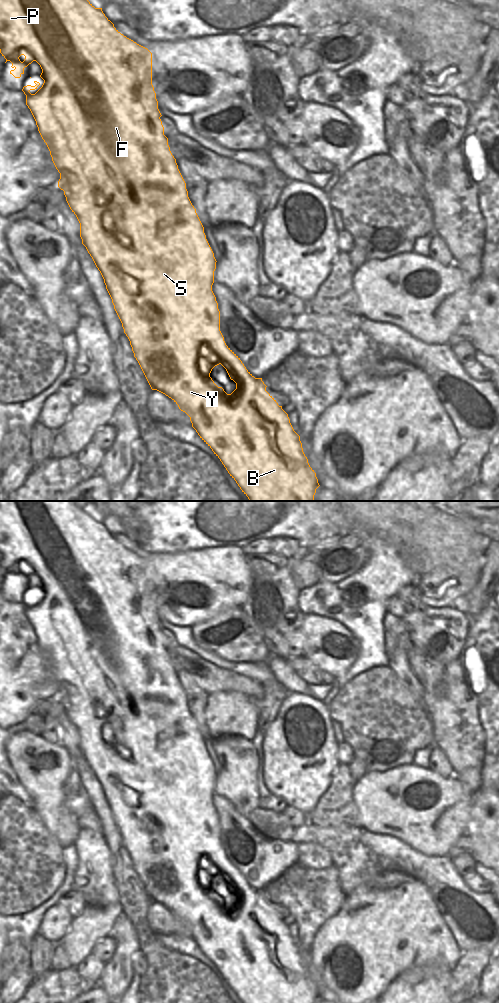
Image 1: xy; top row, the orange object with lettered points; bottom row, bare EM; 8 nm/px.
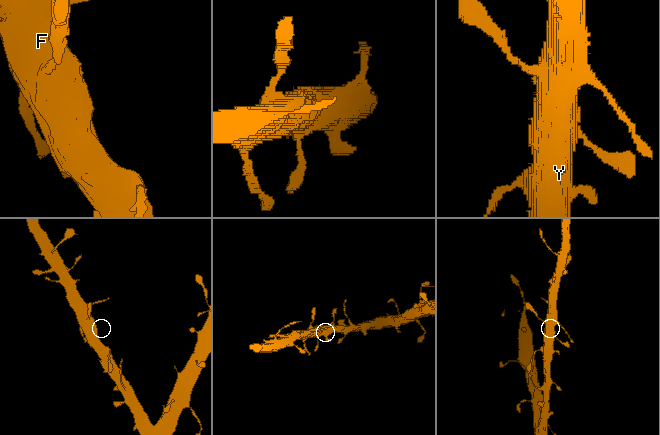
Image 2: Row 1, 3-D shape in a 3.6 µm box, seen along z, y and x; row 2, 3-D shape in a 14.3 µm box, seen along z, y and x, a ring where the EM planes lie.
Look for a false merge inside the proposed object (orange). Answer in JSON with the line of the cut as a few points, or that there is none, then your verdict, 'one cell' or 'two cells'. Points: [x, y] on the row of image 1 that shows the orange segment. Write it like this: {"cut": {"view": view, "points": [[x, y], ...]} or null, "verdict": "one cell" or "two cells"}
{"cut": null, "verdict": "one cell"}

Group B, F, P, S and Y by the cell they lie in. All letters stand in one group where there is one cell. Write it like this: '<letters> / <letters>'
B F P S Y

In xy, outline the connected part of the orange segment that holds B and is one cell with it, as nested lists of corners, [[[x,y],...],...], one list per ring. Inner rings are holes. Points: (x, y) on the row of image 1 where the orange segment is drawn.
[[[0,0],[0,53],[6,59],[6,62],[10,61],[12,63],[11,67],[13,69],[10,71],[10,74],[12,74],[15,78],[20,78],[21,75],[24,74],[24,68],[31,64],[33,61],[36,61],[42,69],[42,73],[40,75],[40,77],[44,80],[42,87],[35,94],[31,94],[29,91],[37,89],[37,87],[40,85],[39,82],[34,81],[34,83],[36,84],[35,86],[27,85],[24,86],[22,89],[22,91],[26,95],[26,105],[30,109],[36,121],[38,131],[50,151],[52,161],[56,169],[60,173],[58,187],[64,191],[66,201],[80,223],[80,237],[82,239],[82,244],[86,247],[88,253],[92,257],[96,267],[98,268],[104,279],[106,289],[112,299],[114,309],[122,323],[124,333],[126,334],[130,341],[134,357],[138,361],[151,389],[157,390],[171,398],[178,405],[179,409],[185,412],[190,417],[192,427],[196,430],[200,438],[212,449],[214,454],[220,459],[220,461],[222,462],[230,476],[236,481],[242,492],[248,497],[250,501],[314,501],[316,489],[320,485],[318,483],[316,473],[310,467],[308,459],[303,452],[300,436],[294,431],[290,423],[288,414],[282,409],[282,406],[279,406],[276,400],[266,391],[267,386],[262,381],[262,378],[255,378],[246,369],[240,358],[226,345],[224,337],[220,331],[220,311],[218,309],[216,297],[212,291],[212,285],[214,283],[214,271],[216,269],[217,261],[206,239],[204,227],[196,213],[196,209],[194,208],[188,197],[186,183],[178,169],[176,159],[174,158],[170,151],[170,147],[168,145],[168,138],[164,135],[164,127],[160,119],[162,115],[158,109],[158,101],[156,99],[156,93],[152,85],[152,53],[147,48],[137,44],[133,40],[121,34],[114,27],[114,24],[105,16],[105,14],[102,11],[102,8],[95,8],[88,0]],[[219,364],[221,364],[226,369],[230,379],[236,383],[236,389],[231,394],[227,394],[222,387],[218,387],[210,377],[212,369]]]

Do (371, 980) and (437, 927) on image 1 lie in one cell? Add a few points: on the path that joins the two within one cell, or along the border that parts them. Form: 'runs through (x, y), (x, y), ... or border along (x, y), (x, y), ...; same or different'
runs through (387, 964), (415, 936), (421, 936); same

